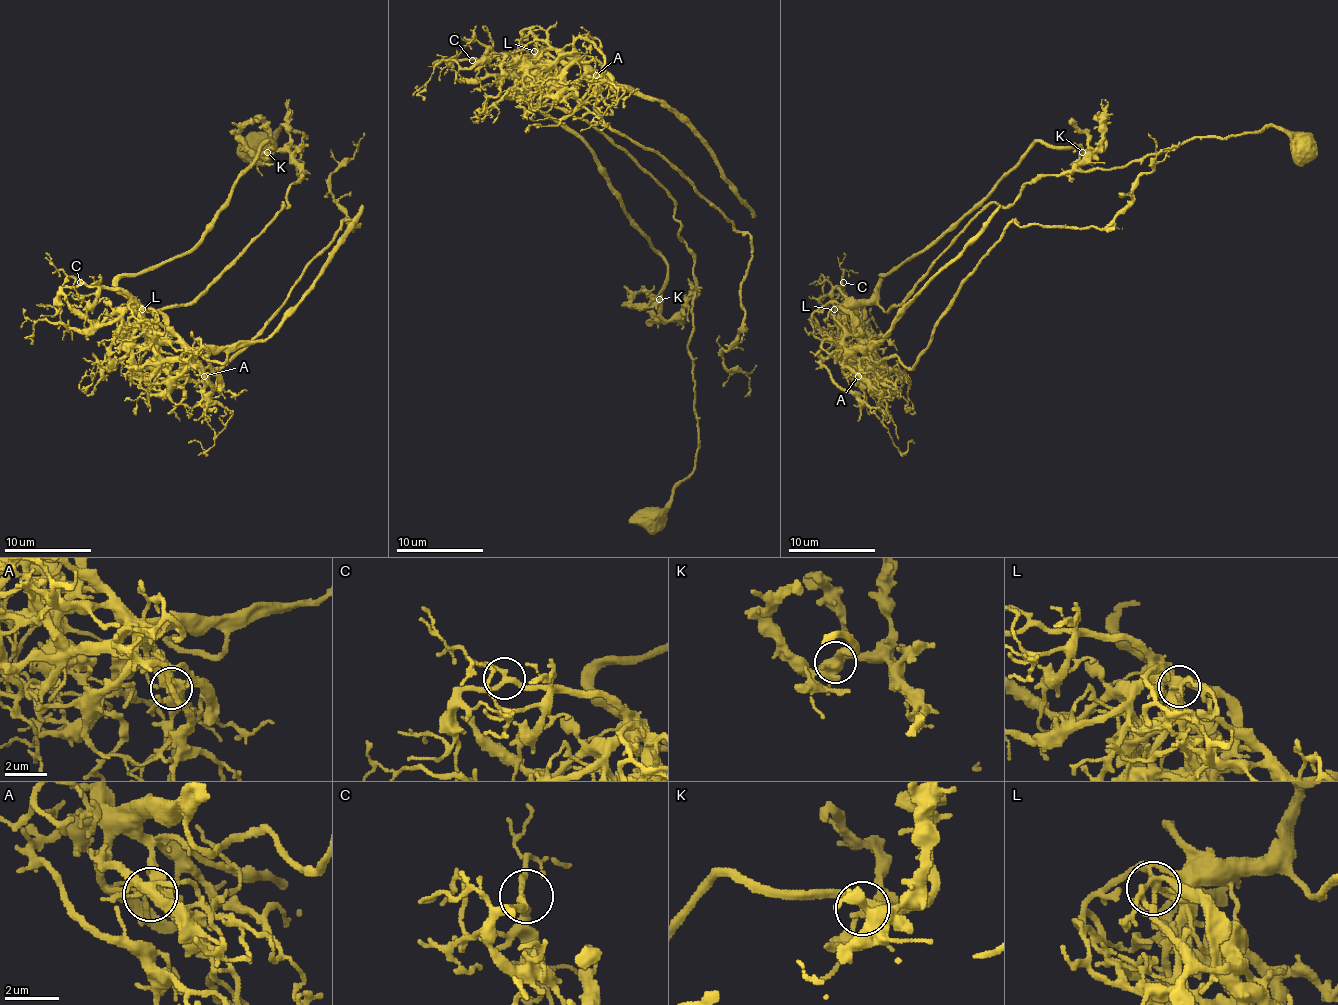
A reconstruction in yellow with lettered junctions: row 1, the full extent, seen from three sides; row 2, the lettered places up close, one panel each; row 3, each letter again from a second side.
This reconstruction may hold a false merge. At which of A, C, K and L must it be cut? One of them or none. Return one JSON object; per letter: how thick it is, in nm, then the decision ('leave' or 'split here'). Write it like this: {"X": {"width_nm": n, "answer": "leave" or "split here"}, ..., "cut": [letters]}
{"A": {"width_nm": 360, "answer": "leave"}, "C": {"width_nm": 200, "answer": "leave"}, "K": {"width_nm": 400, "answer": "leave"}, "L": {"width_nm": 170, "answer": "split here"}, "cut": ["L"]}

